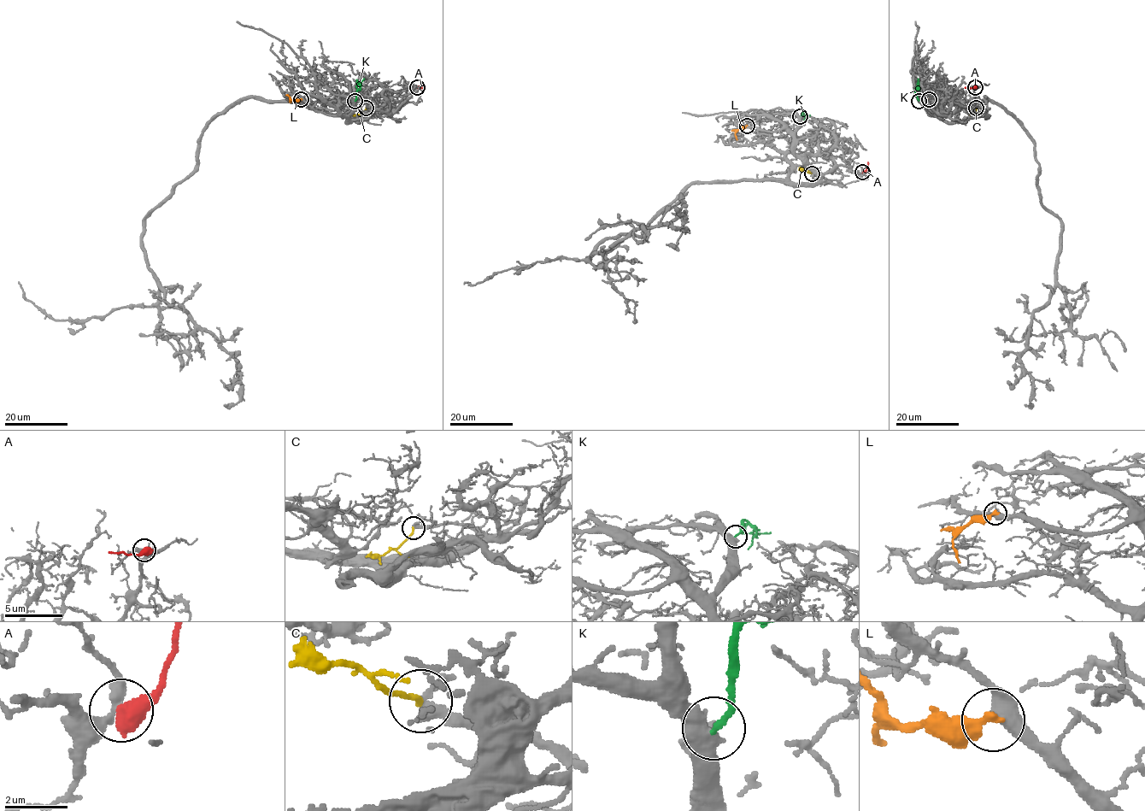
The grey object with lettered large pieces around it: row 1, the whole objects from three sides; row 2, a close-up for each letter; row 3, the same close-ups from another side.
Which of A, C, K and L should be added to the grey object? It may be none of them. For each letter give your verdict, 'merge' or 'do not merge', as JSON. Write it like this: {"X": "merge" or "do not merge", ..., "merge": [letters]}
{"A": "do not merge", "C": "do not merge", "K": "merge", "L": "do not merge", "merge": ["K"]}

